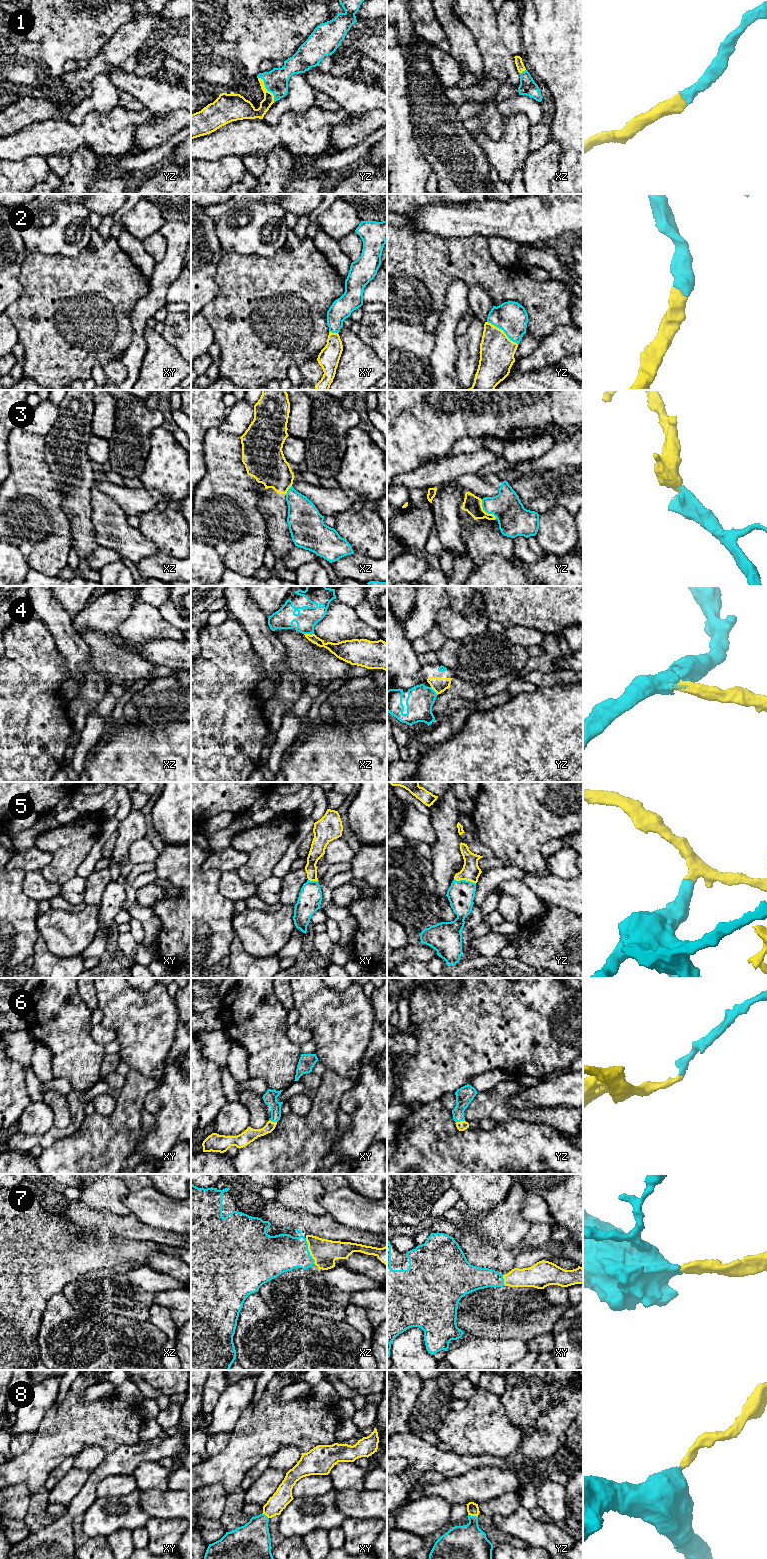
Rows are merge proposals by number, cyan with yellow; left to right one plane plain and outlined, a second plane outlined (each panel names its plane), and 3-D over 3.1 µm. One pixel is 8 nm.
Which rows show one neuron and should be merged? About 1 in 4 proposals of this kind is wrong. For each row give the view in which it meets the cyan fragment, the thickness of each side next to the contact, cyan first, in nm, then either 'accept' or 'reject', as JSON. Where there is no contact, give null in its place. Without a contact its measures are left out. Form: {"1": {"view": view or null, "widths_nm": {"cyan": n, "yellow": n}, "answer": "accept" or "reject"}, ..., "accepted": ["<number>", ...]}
{"1": {"view": "yz", "widths_nm": {"cyan": 190, "yellow": 160}, "answer": "accept"}, "2": {"view": "yz", "widths_nm": {"cyan": 260, "yellow": 280}, "answer": "accept"}, "3": {"view": "yz", "widths_nm": {"cyan": 260, "yellow": 150}, "answer": "reject"}, "4": {"view": "xz", "widths_nm": {"cyan": 170, "yellow": 100}, "answer": "accept"}, "5": {"view": "yz", "widths_nm": {"cyan": 220, "yellow": 140}, "answer": "reject"}, "6": {"view": "yz", "widths_nm": {"cyan": 140, "yellow": 80}, "answer": "accept"}, "7": {"view": "xz", "widths_nm": {"cyan": 300, "yellow": 200}, "answer": "accept"}, "8": {"view": "yz", "widths_nm": {"cyan": 280, "yellow": 100}, "answer": "accept"}, "accepted": ["1", "2", "4", "6", "7", "8"]}

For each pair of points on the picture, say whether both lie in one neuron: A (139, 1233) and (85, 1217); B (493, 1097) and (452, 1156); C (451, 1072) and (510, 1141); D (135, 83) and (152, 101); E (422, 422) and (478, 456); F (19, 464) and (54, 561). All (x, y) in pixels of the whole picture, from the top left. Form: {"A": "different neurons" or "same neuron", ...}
{"A": "same neuron", "B": "different neurons", "C": "different neurons", "D": "same neuron", "E": "different neurons", "F": "same neuron"}

